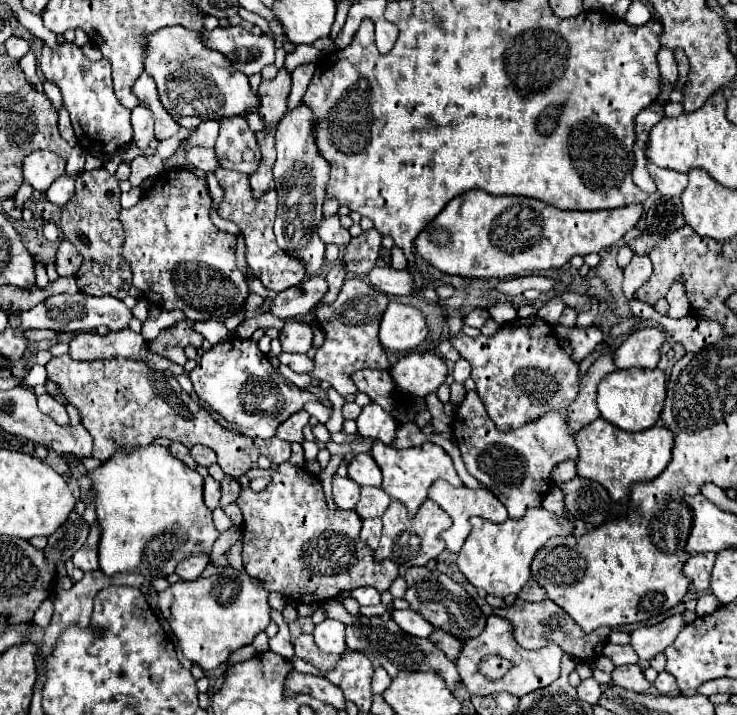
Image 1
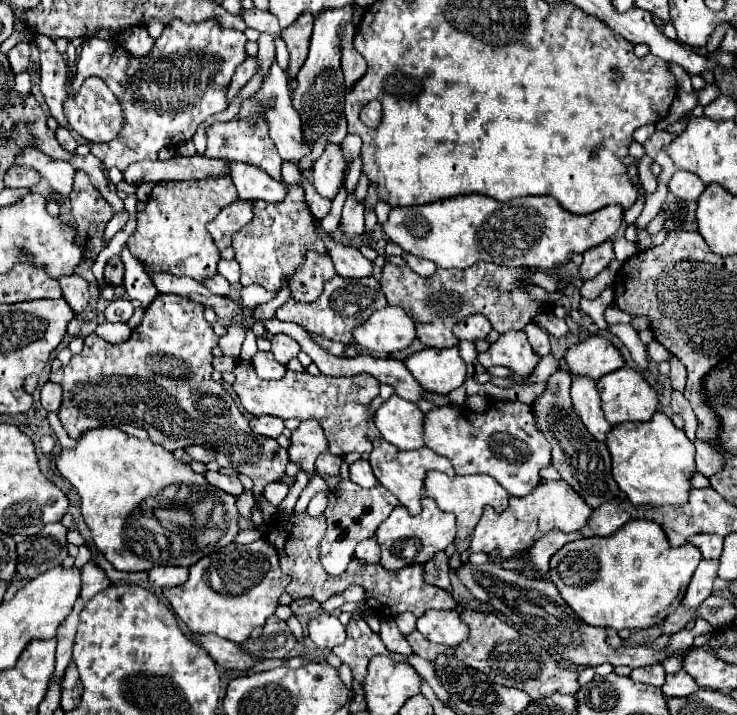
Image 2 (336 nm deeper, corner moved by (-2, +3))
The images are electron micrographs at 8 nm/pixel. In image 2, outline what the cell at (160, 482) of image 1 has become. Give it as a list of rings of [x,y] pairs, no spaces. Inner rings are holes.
[[[99,427],[77,439],[77,447],[61,449],[57,471],[79,491],[81,515],[91,529],[95,547],[117,571],[149,571],[157,565],[191,567],[215,549],[235,541],[239,533],[239,511],[235,495],[211,487],[207,479],[195,473],[187,463],[175,459],[151,439],[139,441],[117,427]]]

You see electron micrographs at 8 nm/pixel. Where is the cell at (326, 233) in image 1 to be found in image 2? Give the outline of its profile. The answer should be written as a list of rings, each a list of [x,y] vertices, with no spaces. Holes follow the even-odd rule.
[[[327,143],[323,155],[313,165],[315,189],[323,197],[333,199],[343,183],[343,169],[345,169],[345,157],[343,157],[341,145]]]

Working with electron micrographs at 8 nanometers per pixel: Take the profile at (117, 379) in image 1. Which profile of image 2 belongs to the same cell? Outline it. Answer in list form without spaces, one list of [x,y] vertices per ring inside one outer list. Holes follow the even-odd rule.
[[[157,295],[157,299],[147,307],[145,317],[139,327],[133,329],[131,337],[119,345],[111,345],[99,335],[91,333],[85,337],[83,351],[73,355],[67,365],[59,371],[51,371],[49,379],[63,387],[63,403],[59,409],[59,419],[71,439],[79,439],[81,433],[107,427],[107,425],[135,425],[149,433],[151,441],[167,451],[183,449],[187,445],[205,445],[215,451],[219,467],[231,467],[253,479],[253,489],[263,493],[265,485],[279,481],[285,475],[285,465],[289,455],[275,439],[255,435],[249,429],[249,421],[243,417],[231,393],[211,379],[213,373],[213,347],[217,345],[217,335],[213,327],[203,317],[203,307],[191,299],[179,295]]]

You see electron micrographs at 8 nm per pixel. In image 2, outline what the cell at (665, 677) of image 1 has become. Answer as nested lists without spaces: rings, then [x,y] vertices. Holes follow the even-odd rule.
[[[683,669],[673,675],[667,675],[665,685],[661,687],[665,697],[687,697],[687,695],[695,693],[697,689],[699,689],[699,685],[695,683],[695,679]]]

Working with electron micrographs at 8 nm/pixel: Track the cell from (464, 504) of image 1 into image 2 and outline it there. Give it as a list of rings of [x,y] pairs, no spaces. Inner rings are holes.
[[[429,471],[425,477],[425,493],[437,501],[439,509],[455,513],[455,517],[457,517],[457,541],[463,541],[473,531],[473,527],[477,525],[477,519],[481,517],[481,513],[487,505],[491,505],[497,513],[501,513],[507,509],[507,501],[509,501],[509,493],[489,475],[449,477],[449,475],[439,473],[439,471]]]

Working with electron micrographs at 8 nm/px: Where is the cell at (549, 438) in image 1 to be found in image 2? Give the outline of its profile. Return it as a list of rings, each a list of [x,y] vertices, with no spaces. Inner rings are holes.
[[[491,401],[487,413],[475,413],[465,405],[445,405],[433,409],[425,415],[425,445],[443,457],[449,457],[457,475],[487,473],[501,487],[505,487],[509,495],[515,497],[527,495],[527,491],[531,491],[541,481],[539,469],[551,463],[551,445],[537,429],[531,405],[525,405],[521,401]]]

